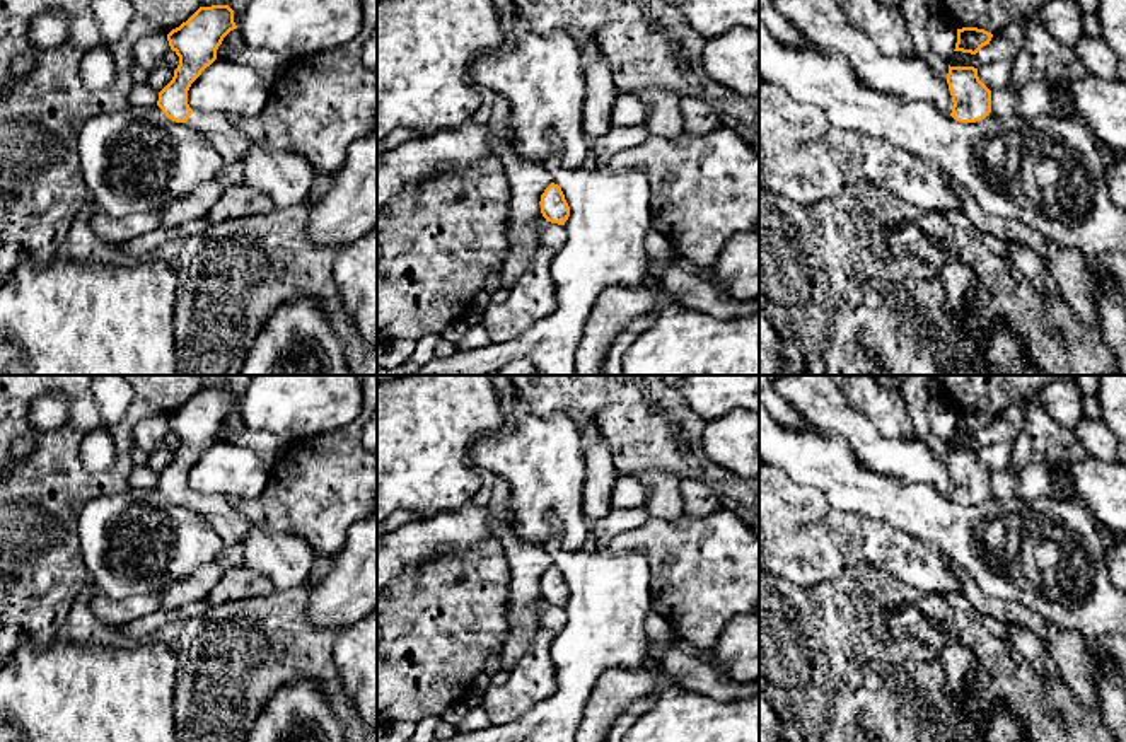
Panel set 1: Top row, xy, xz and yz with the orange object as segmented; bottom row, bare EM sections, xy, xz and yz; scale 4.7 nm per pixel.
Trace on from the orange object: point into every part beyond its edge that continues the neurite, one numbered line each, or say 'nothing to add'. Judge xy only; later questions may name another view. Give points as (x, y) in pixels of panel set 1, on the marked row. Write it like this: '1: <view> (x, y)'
1: xy (232, 145)

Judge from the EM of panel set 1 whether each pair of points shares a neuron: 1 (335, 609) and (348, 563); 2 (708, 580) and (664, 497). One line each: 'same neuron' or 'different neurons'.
1: same neuron
2: different neurons

